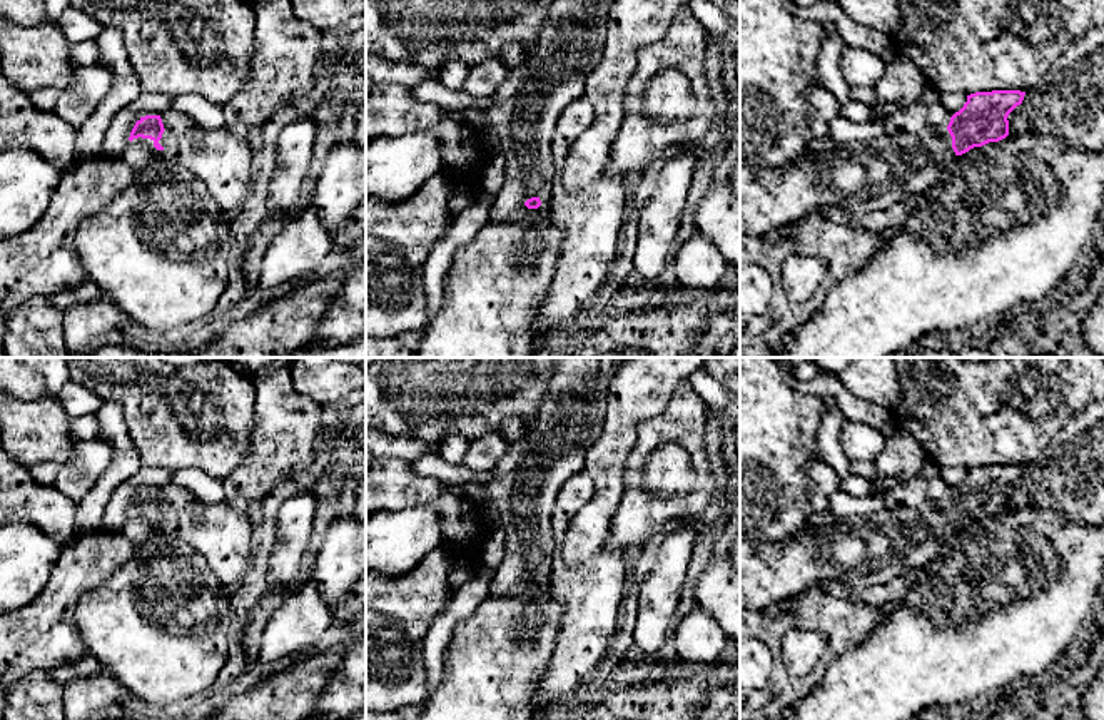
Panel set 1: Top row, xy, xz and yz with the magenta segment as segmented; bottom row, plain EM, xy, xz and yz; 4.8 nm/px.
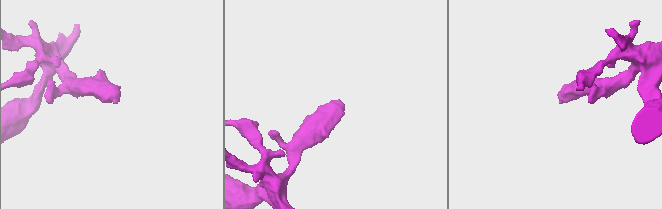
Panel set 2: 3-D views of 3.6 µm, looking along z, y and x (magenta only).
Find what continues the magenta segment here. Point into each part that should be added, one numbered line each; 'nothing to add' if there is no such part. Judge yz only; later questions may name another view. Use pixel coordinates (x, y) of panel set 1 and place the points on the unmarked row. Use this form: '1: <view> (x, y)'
1: yz (862, 552)

